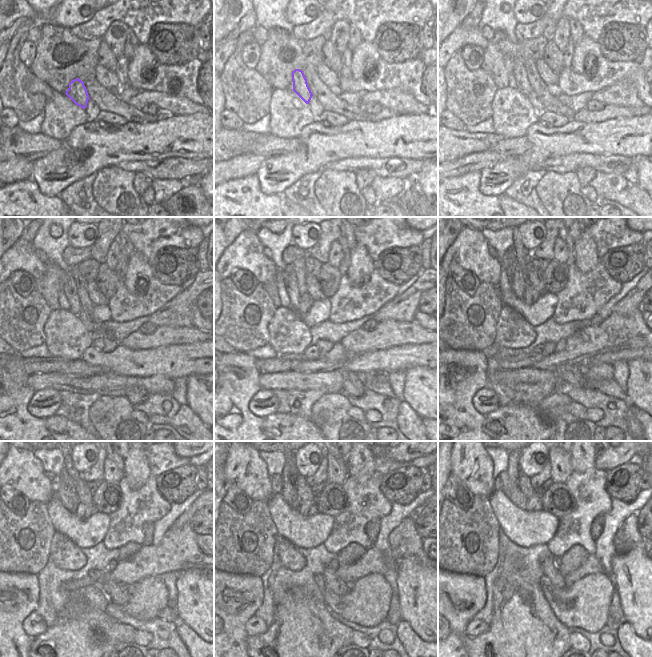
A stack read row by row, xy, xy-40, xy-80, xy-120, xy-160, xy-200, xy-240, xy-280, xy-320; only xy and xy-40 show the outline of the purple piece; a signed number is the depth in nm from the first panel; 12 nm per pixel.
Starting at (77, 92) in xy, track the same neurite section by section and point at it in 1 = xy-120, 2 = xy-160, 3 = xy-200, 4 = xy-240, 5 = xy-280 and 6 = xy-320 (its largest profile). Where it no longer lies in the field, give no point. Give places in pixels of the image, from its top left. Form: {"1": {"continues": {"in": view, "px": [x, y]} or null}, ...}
{"1": {"continues": {"in": "xy-120", "px": [69, 288]}}, "2": {"continues": {"in": "xy-160", "px": [290, 280]}}, "3": {"continues": {"in": "xy-200", "px": [515, 275]}}, "4": {"continues": {"in": "xy-240", "px": [67, 495]}}, "5": {"continues": {"in": "xy-280", "px": [290, 495]}}, "6": {"continues": {"in": "xy-320", "px": [513, 469]}}}

